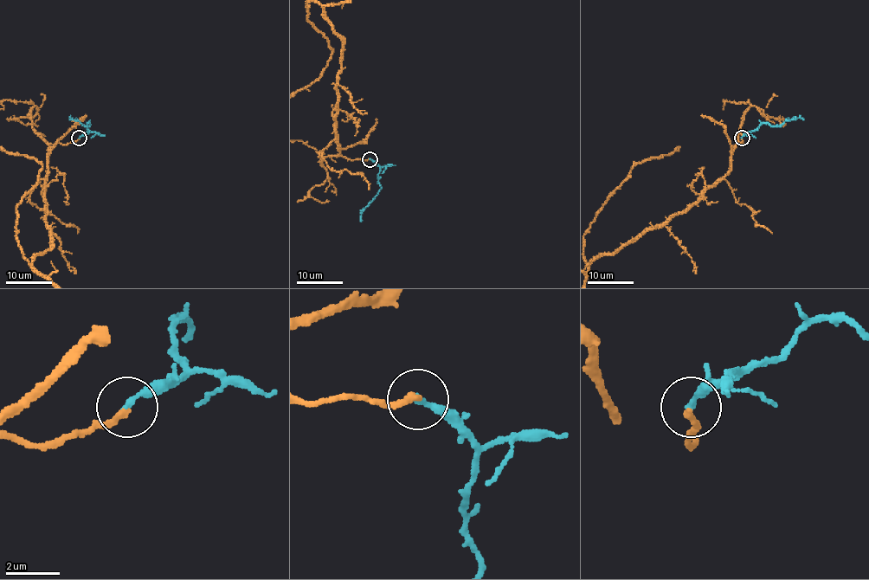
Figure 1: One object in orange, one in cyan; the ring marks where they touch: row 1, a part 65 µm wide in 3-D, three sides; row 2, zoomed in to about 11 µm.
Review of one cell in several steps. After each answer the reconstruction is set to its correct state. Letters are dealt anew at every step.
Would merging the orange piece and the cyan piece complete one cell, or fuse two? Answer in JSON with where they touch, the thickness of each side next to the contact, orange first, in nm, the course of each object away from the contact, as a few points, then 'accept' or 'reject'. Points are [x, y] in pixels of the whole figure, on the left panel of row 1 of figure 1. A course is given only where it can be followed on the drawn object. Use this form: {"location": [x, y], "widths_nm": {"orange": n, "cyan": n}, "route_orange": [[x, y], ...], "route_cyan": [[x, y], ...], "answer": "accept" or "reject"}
{"location": [79, 138], "widths_nm": {"orange": 260, "cyan": 220}, "route_orange": [[80, 138], [48, 151], [51, 246], [32, 262], [49, 275], [58, 269], [30, 273]], "route_cyan": [[80, 138], [88, 132], [87, 123], [90, 125], [84, 125], [70, 118], [69, 119]], "answer": "accept"}

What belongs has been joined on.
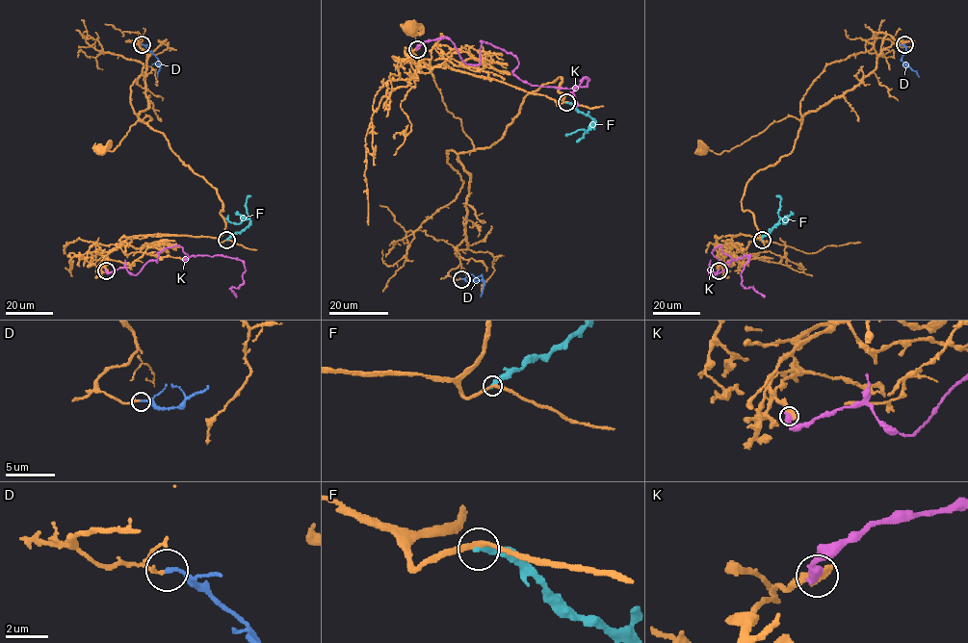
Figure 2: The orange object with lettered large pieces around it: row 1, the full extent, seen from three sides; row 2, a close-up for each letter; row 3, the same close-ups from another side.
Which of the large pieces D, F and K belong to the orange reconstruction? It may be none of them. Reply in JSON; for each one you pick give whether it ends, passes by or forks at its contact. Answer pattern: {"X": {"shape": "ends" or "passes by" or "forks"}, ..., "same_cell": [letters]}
{"D": {"shape": "ends"}, "same_cell": ["D"]}

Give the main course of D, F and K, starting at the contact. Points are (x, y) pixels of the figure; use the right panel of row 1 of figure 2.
D: (904, 44), (902, 60), (919, 77)
F: (762, 240), (780, 218), (784, 223), (787, 215)
K: (719, 270), (709, 271), (731, 262), (712, 253), (719, 245), (735, 260), (749, 255), (741, 284), (765, 296)

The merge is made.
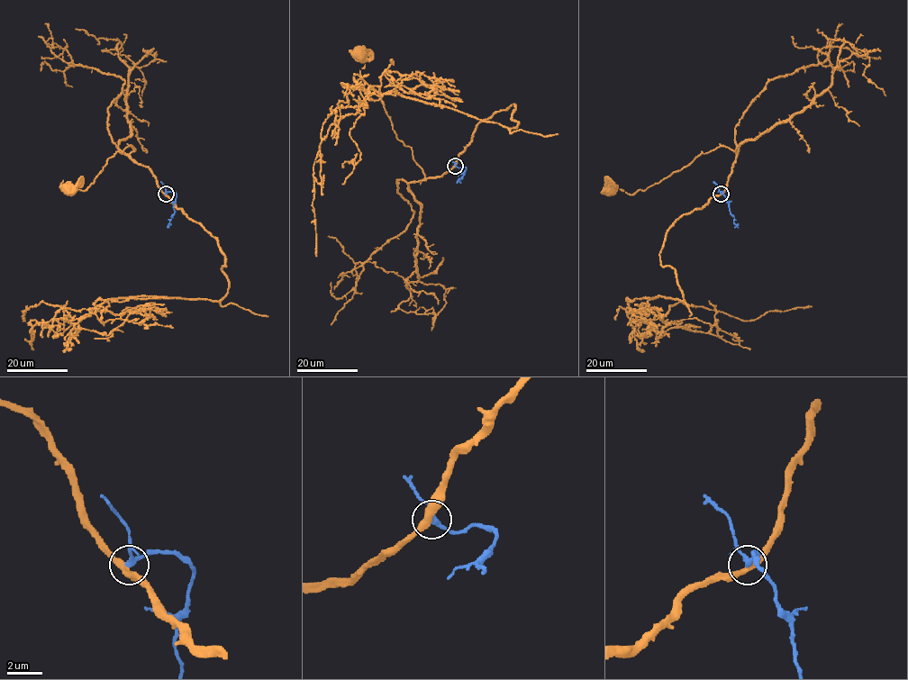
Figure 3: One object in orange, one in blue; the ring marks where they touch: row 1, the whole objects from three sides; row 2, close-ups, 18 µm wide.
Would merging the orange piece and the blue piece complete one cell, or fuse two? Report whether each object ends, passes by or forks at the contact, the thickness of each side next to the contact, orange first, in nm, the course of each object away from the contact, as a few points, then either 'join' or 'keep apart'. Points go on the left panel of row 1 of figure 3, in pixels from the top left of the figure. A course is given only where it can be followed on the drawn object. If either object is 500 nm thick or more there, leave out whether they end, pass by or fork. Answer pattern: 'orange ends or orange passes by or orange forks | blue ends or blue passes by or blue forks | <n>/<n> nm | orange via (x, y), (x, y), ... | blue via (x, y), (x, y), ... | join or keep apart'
orange passes by | blue forks | 360/200 nm | orange via (165, 194), (151, 171), (131, 156), (131, 146), (108, 159), (85, 190), (72, 194), (75, 189), (69, 189) | blue via (165, 194), (174, 192), (177, 194), (174, 213), (167, 227) | keep apart

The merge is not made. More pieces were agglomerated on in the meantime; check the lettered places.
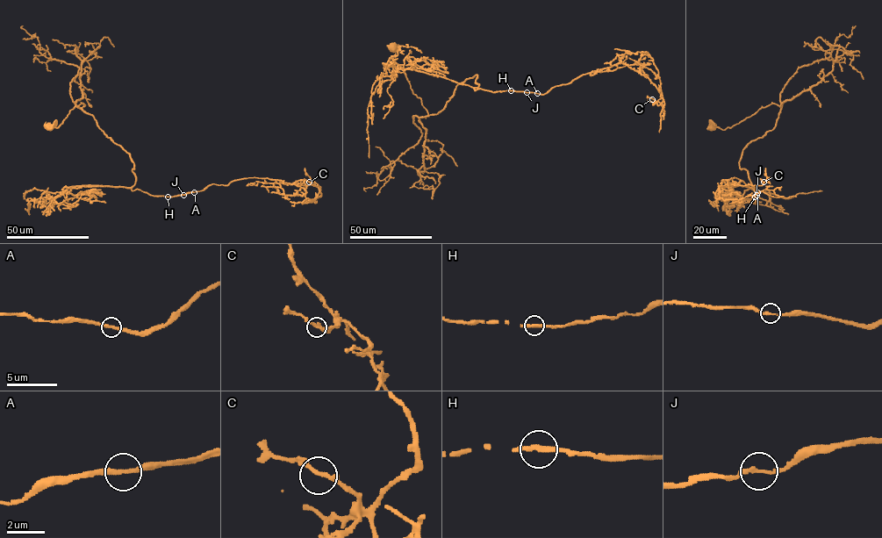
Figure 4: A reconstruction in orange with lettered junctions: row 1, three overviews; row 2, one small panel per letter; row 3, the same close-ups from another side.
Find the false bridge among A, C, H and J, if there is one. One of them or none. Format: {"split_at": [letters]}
{"split_at": []}

